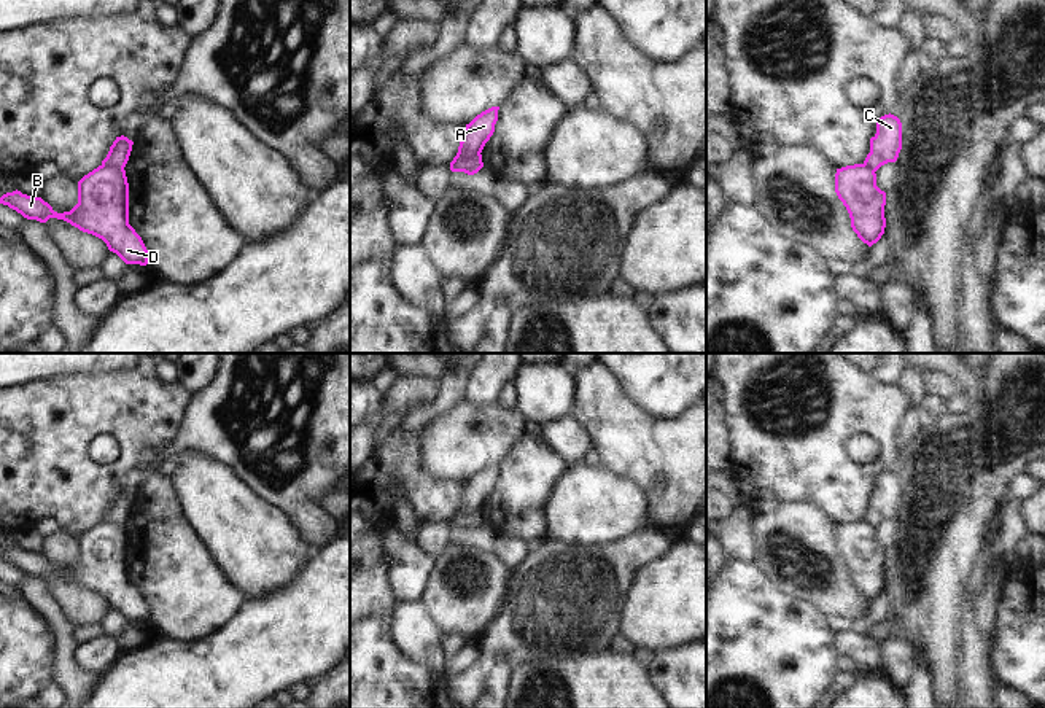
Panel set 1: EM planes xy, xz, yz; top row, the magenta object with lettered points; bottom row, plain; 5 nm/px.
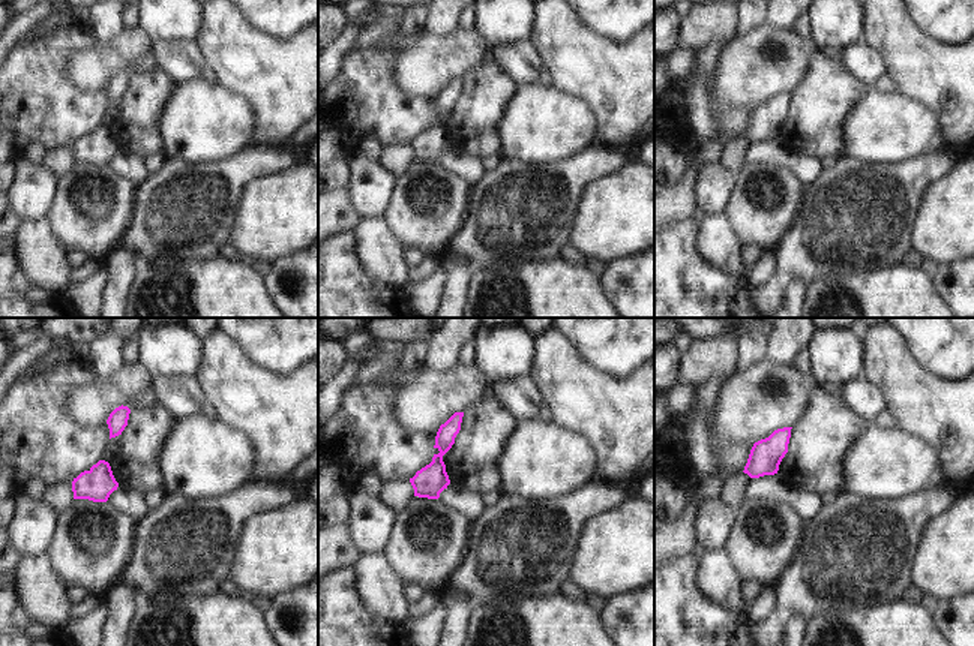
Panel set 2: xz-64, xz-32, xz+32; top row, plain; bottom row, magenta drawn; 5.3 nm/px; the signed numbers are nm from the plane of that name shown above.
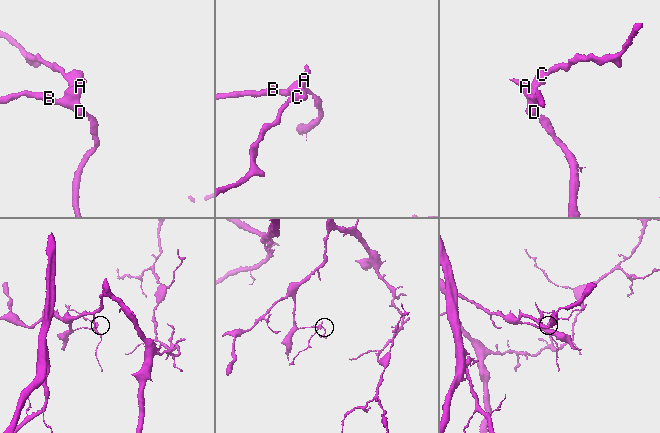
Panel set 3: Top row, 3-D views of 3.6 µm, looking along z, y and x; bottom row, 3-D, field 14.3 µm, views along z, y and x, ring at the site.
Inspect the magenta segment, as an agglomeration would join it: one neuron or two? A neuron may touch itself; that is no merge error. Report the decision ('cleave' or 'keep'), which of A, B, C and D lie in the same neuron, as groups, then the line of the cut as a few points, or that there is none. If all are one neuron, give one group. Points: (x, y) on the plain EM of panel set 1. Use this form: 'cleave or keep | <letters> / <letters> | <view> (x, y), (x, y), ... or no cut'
cleave | A B D / C | xz (479, 509), (454, 516)

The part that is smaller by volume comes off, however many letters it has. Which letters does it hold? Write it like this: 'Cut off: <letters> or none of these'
Cut off: C

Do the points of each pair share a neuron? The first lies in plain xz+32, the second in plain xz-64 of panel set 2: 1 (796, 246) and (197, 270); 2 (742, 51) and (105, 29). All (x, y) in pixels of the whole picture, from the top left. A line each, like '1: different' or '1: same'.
1: different
2: different

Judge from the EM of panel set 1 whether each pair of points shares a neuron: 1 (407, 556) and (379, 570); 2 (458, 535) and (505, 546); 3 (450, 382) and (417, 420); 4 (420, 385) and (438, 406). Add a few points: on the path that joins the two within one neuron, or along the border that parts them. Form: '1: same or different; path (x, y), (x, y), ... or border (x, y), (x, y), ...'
1: different; border (384, 552), (387, 557), (387, 584), (396, 602)
2: same; path (470, 538), (493, 541)
3: same; path (449, 393), (428, 412)
4: different; border (439, 381), (436, 396), (414, 409)

